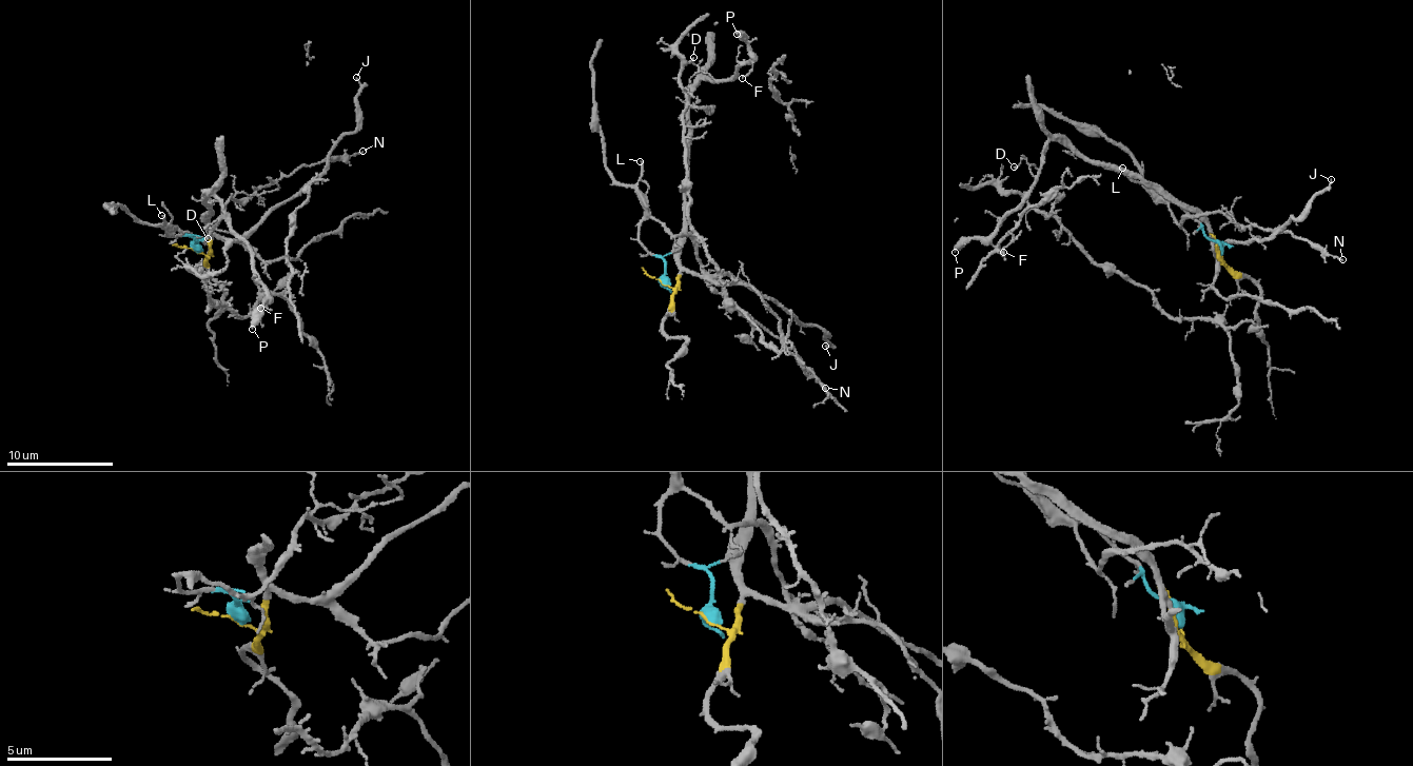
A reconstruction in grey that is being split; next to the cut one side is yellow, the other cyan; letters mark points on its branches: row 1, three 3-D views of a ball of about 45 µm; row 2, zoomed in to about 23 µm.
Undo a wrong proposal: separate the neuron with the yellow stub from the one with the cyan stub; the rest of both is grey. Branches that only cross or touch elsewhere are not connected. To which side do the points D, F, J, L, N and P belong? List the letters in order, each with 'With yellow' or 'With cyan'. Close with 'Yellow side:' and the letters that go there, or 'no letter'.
D: With yellow
F: With yellow
J: With yellow
L: With cyan
N: With cyan
P: With yellow
Yellow side: D, F, J, P

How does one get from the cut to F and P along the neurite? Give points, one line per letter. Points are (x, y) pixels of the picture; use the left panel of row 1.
F: (195, 250), (209, 255), (204, 198), (212, 196), (240, 236), (270, 297), (270, 303), (259, 307)
P: (195, 250), (209, 255), (209, 202), (205, 205), (204, 198), (212, 195), (240, 236), (267, 295), (251, 328)

